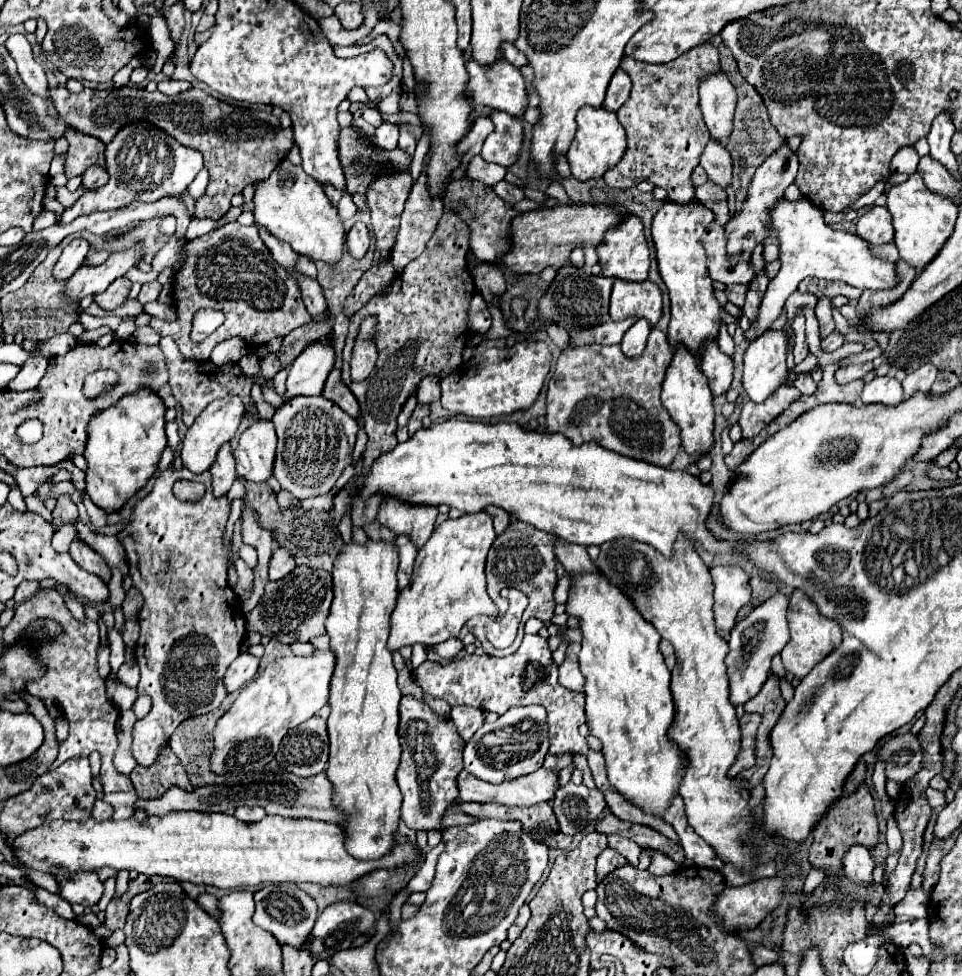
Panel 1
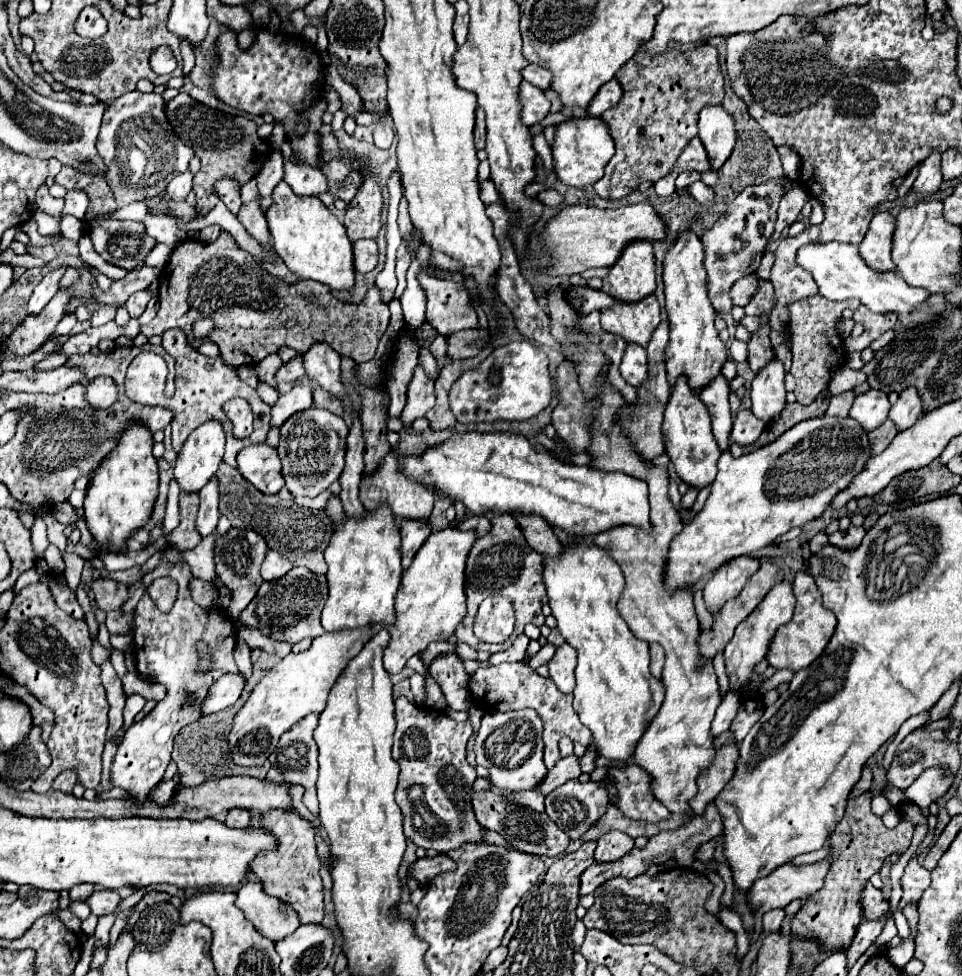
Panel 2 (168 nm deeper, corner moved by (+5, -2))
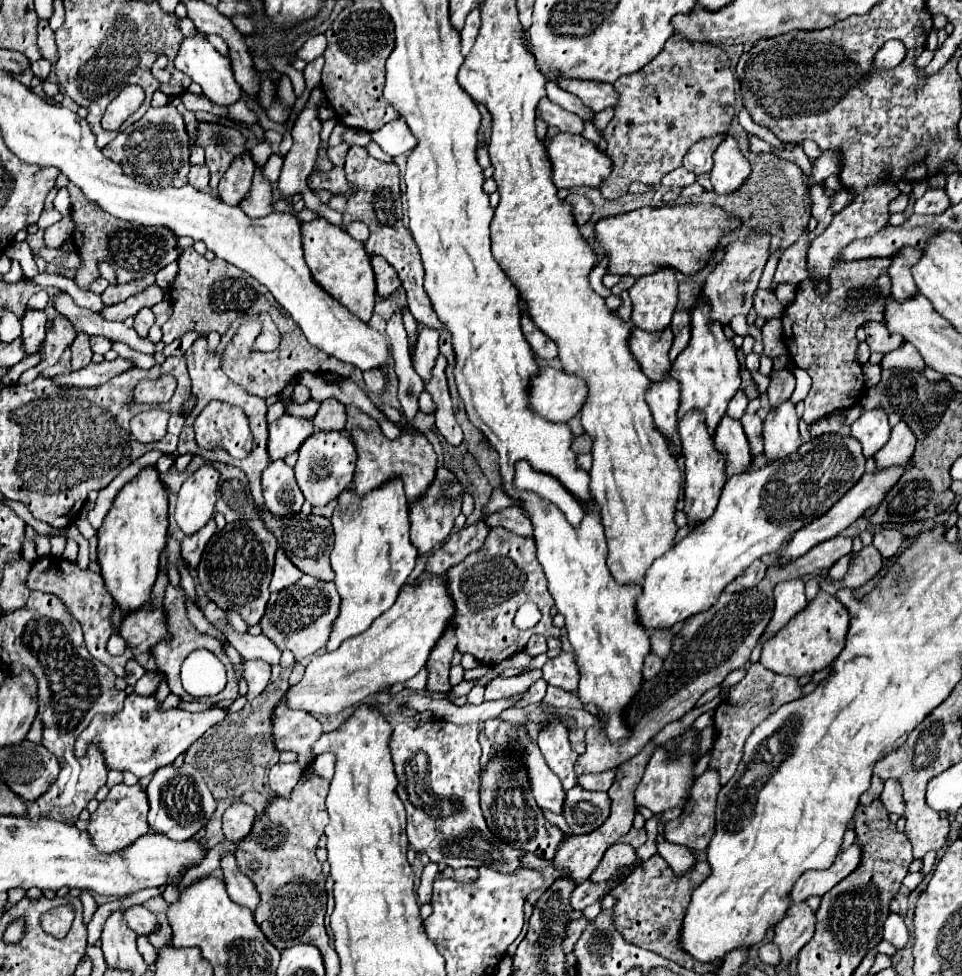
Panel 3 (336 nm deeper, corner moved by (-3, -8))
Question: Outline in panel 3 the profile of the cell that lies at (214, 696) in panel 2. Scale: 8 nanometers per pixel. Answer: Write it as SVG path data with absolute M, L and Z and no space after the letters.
M130 694L124 700L122 712L112 718L96 716L90 726L76 740L76 756L84 756L90 742L100 744L108 768L130 770L138 778L156 772L162 766L172 764L192 742L196 742L210 726L222 722L228 716L228 708L208 708L202 712L184 712L180 708L170 708L166 712L158 710L158 700L152 696Z

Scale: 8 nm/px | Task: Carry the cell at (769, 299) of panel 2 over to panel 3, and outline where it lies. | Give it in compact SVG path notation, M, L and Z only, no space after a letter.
M770 318L762 326L762 344L764 344L764 354L774 358L778 354L784 354L784 342L782 342L782 320L780 318Z

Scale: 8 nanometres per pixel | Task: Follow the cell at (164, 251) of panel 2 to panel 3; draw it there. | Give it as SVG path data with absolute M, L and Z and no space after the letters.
M170 262L170 264L164 266L162 270L158 270L158 274L156 274L156 284L168 290L168 288L172 286L176 274L178 274L178 262Z

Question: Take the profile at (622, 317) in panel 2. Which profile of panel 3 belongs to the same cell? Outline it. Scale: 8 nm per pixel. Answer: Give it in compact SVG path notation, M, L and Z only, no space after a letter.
M634 328L628 336L628 348L636 362L640 364L642 372L650 380L660 380L670 370L668 350L672 346L672 332L670 328L646 332L640 328Z

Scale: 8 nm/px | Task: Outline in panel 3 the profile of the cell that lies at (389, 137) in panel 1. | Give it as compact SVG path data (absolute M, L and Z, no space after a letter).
M394 120L382 126L380 130L372 132L372 140L378 142L380 148L392 158L406 154L412 150L412 146L416 146L416 138L412 138L412 132L400 120Z

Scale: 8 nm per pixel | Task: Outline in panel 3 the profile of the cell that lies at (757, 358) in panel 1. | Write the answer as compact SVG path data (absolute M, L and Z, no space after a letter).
M784 400L780 406L770 408L764 420L764 454L768 460L784 458L796 452L800 446L798 414L792 400Z

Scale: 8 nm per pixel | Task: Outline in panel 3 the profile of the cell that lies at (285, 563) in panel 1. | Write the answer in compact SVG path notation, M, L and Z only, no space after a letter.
M282 550L276 552L276 566L274 566L274 576L272 576L272 582L270 582L270 590L276 592L276 590L282 590L294 582L298 582L302 578L302 570L298 570Z

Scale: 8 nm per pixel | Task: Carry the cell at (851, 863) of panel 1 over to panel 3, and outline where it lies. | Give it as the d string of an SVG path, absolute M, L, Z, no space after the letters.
M896 912L888 914L888 918L884 922L884 940L892 942L898 950L904 948L904 944L908 942L908 930L906 930L906 924L900 914L896 914Z

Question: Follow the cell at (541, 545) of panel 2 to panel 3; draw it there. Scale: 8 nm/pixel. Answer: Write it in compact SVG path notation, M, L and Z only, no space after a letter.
M512 506L512 508L504 508L500 512L494 512L486 518L488 526L490 528L496 528L496 526L502 526L510 532L516 532L520 536L534 536L534 528L532 528L532 522L530 522L530 516L526 518L526 512L520 508L520 506Z

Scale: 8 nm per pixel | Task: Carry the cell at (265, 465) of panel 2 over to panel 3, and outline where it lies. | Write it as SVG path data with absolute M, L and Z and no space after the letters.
M274 460L262 472L262 494L266 508L276 516L296 514L302 508L304 496L296 486L294 472L284 460Z

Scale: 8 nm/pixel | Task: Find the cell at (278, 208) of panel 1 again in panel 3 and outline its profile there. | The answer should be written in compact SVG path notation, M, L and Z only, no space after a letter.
M314 218L312 222L304 222L300 226L300 232L304 258L316 282L320 282L320 286L324 286L324 290L328 290L332 296L336 296L336 300L340 300L354 316L358 316L362 322L368 322L374 310L376 286L370 256L364 252L364 244L354 240L346 230L330 224L326 218Z

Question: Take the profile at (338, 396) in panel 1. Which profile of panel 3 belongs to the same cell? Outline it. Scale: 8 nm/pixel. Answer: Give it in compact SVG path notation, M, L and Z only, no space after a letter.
M328 398L320 404L316 416L314 416L314 430L344 430L346 424L346 412L344 404L336 398Z

